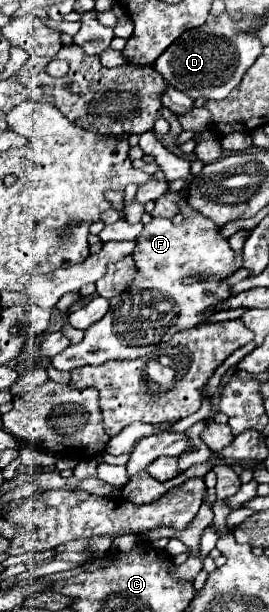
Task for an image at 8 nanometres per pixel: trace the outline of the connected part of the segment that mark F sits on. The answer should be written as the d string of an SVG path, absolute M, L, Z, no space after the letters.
M188 185L182 191L184 197L178 209L184 221L172 225L170 219L152 219L144 225L138 247L132 253L140 273L122 295L110 299L110 309L104 319L90 325L80 343L68 345L50 359L54 369L74 371L110 359L138 359L148 355L174 333L202 323L214 313L214 303L230 297L230 287L220 281L242 267L242 253L234 253L216 225L189 206Z

